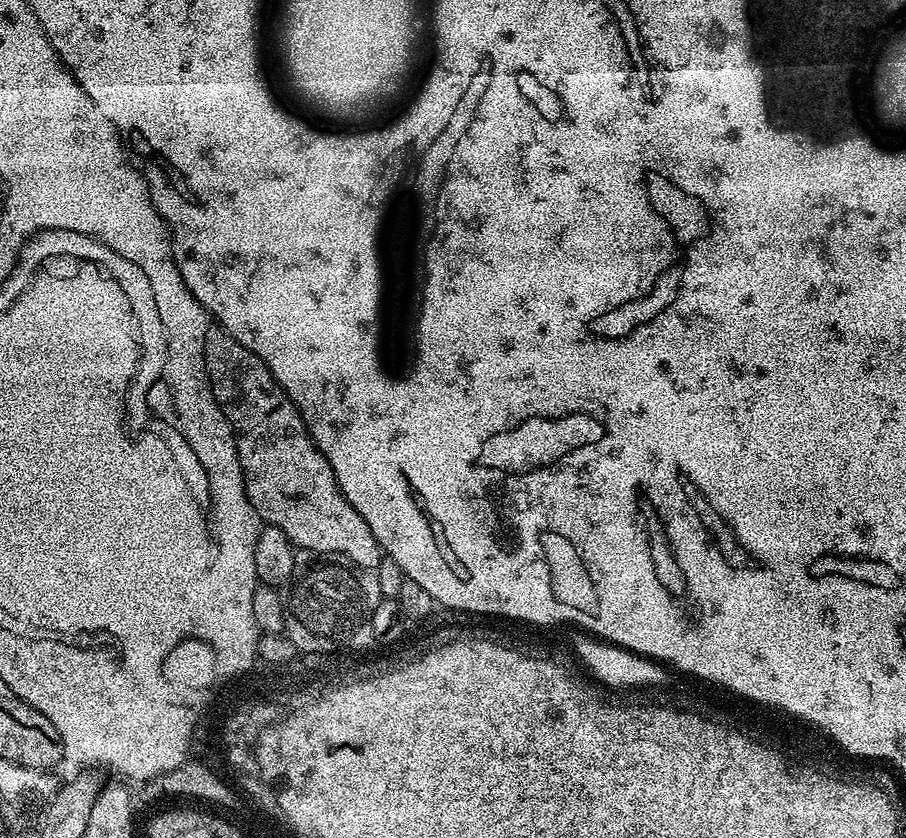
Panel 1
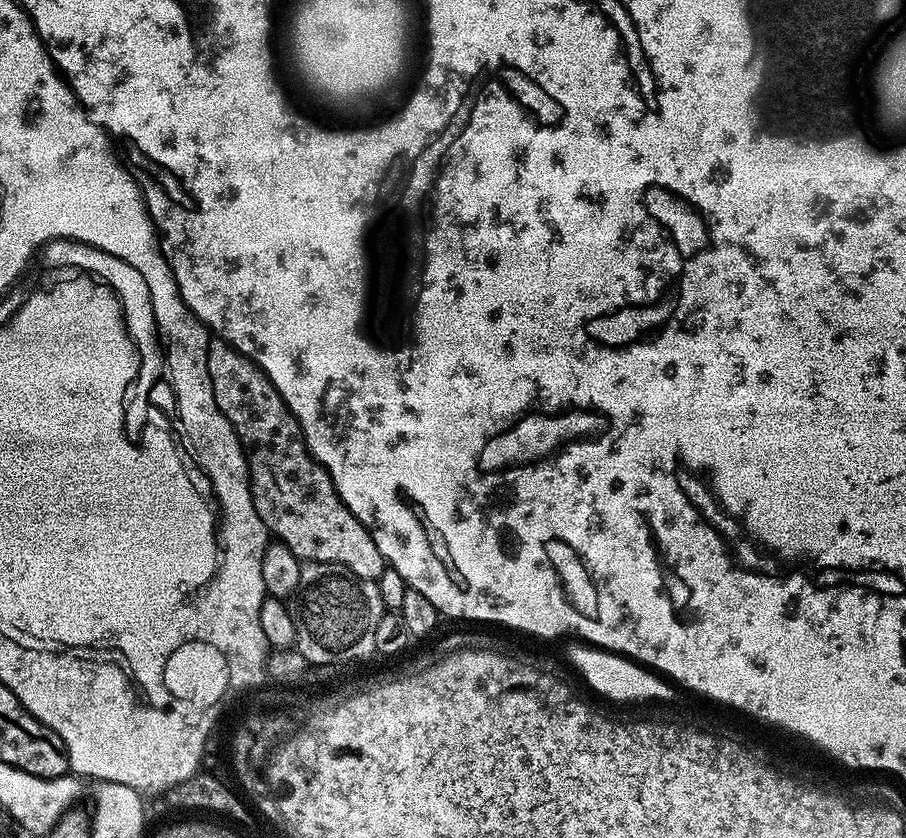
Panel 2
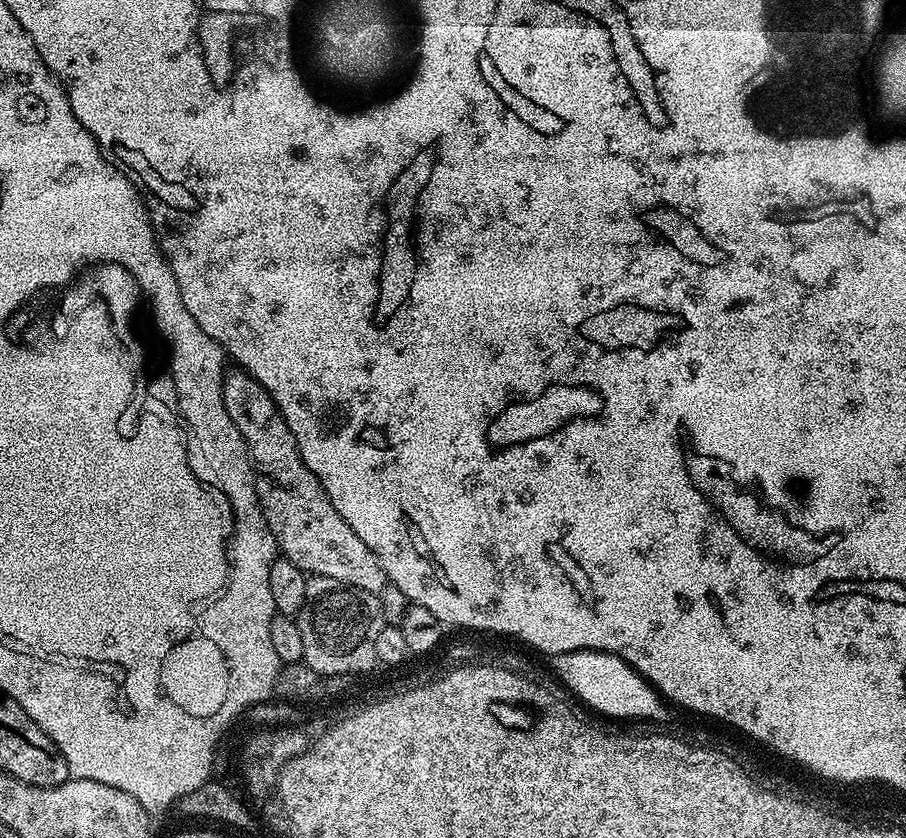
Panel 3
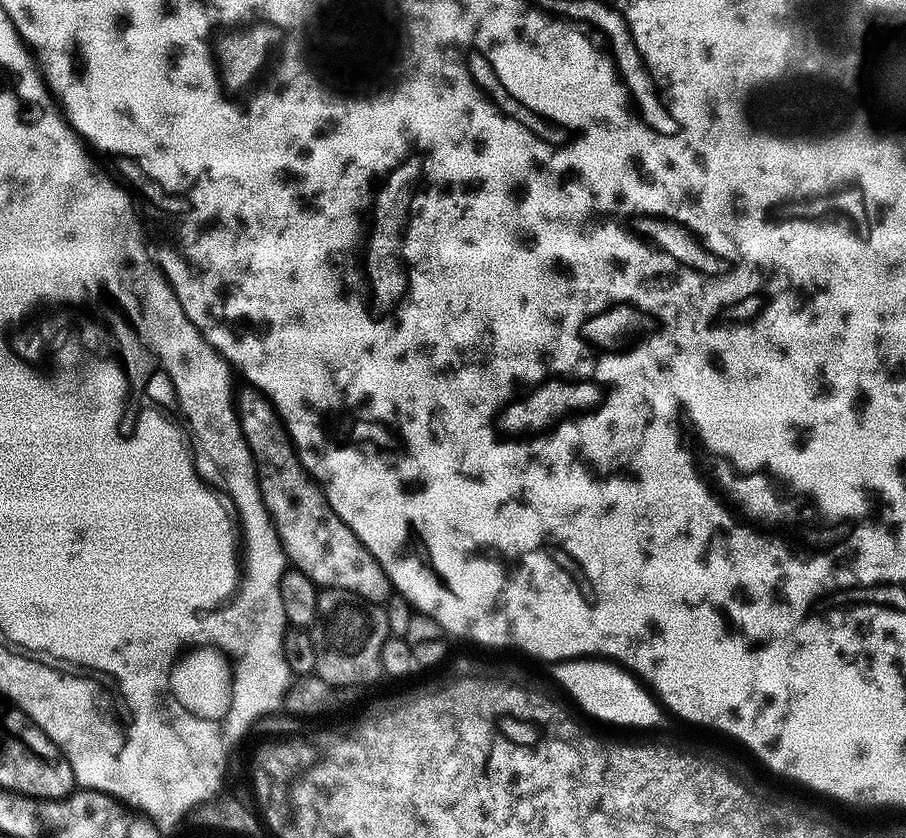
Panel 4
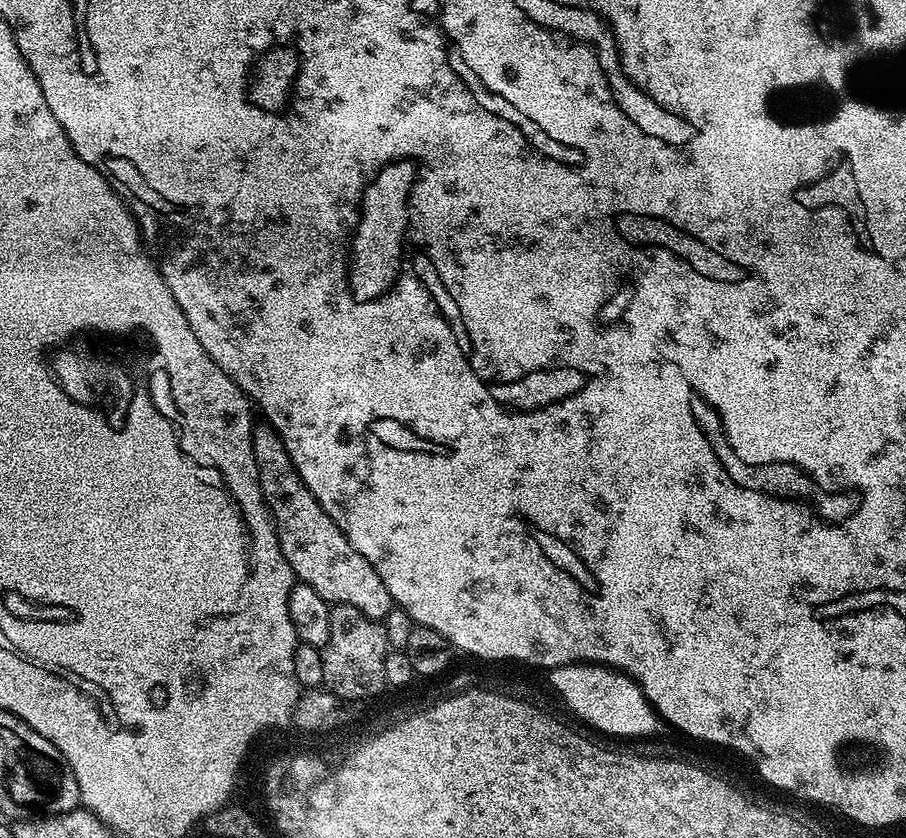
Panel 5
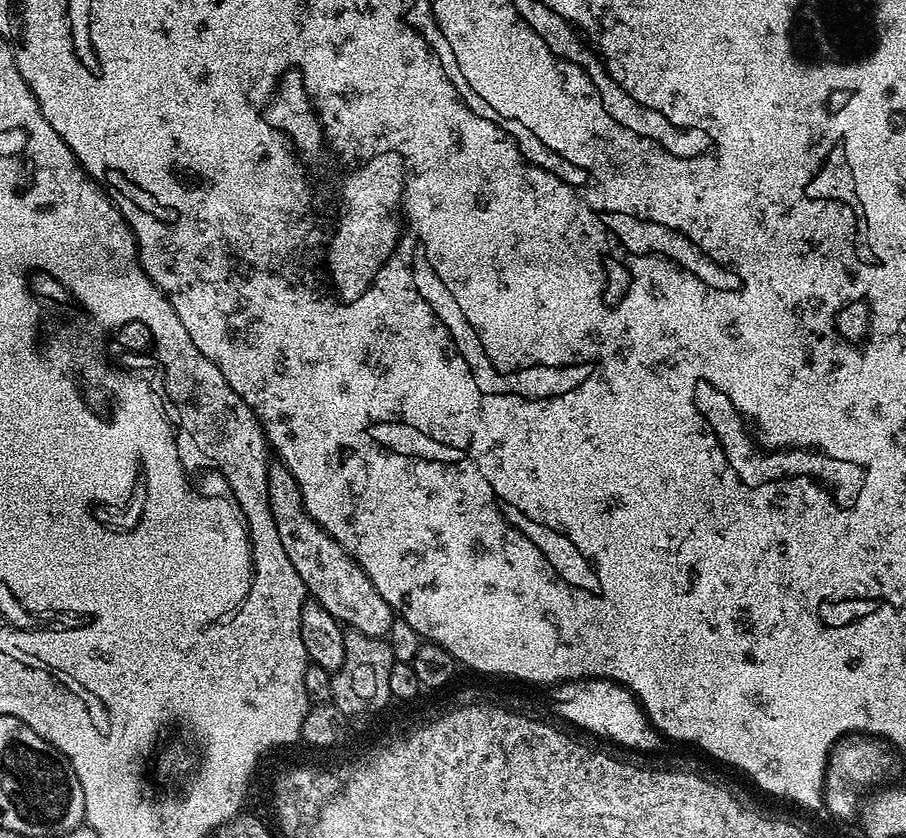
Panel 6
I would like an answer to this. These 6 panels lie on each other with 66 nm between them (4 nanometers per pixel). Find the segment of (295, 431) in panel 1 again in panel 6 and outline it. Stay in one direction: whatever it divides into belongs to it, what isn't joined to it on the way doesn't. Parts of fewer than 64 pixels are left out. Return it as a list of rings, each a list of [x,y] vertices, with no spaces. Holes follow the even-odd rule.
[[[269,463],[266,490],[270,502],[270,514],[274,518],[274,526],[278,526],[278,538],[282,538],[282,550],[286,550],[286,558],[290,558],[294,570],[298,570],[298,578],[302,578],[307,595],[322,606],[326,606],[332,617],[351,631],[361,632],[364,636],[387,637],[394,619],[392,607],[388,605],[386,598],[382,598],[382,594],[378,594],[378,590],[374,590],[374,582],[370,582],[370,578],[364,573],[362,566],[358,566],[353,556],[337,540],[330,538],[330,534],[326,534],[326,530],[318,526],[314,518],[310,518],[302,502],[302,494],[298,490],[298,482],[285,464]]]

